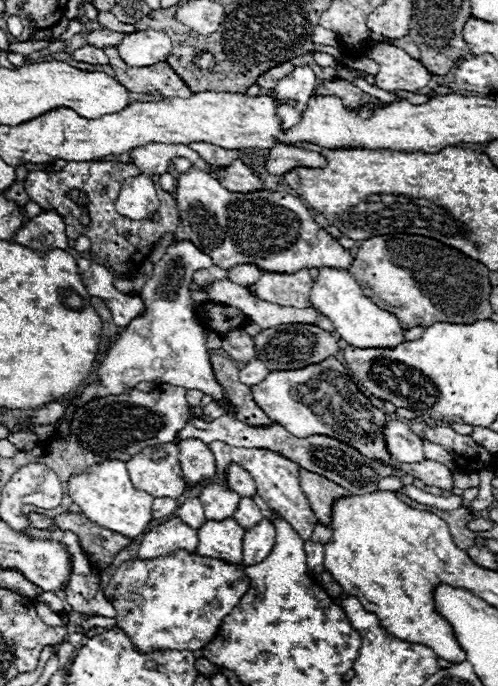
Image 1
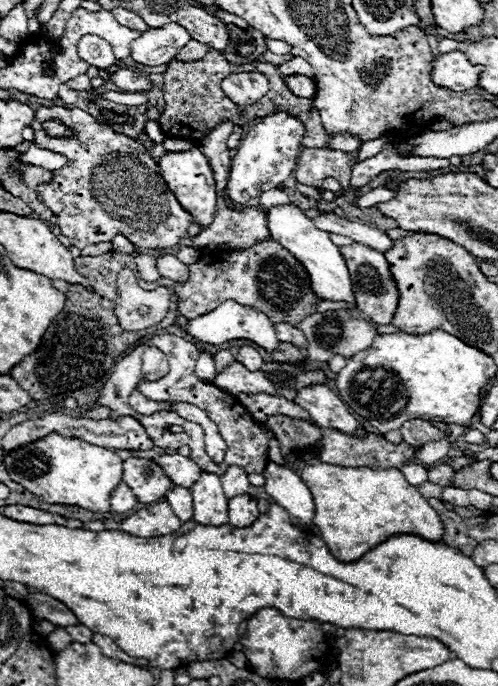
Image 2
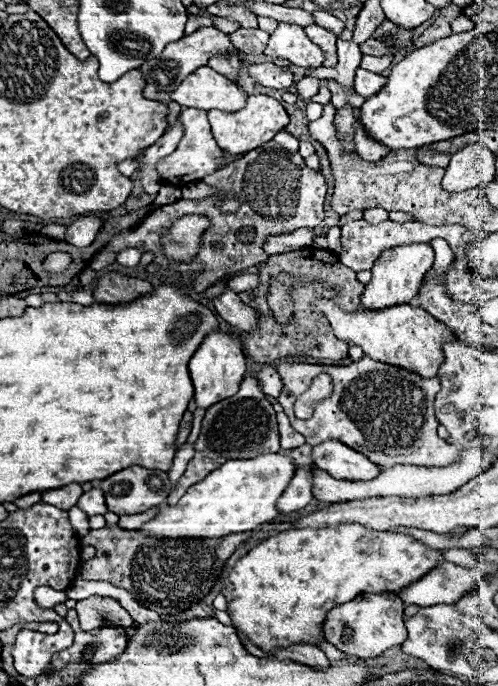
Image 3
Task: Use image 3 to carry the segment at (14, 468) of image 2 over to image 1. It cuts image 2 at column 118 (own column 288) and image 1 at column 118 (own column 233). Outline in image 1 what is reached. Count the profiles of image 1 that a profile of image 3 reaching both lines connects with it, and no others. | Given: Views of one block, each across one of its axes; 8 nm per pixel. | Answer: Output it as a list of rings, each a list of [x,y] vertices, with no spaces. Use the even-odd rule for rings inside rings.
[[[110,460],[88,468],[84,474],[70,480],[70,496],[82,508],[82,512],[96,524],[118,532],[126,538],[138,538],[146,532],[152,522],[152,502],[154,498],[142,490],[136,490],[130,482],[126,464],[120,460]]]

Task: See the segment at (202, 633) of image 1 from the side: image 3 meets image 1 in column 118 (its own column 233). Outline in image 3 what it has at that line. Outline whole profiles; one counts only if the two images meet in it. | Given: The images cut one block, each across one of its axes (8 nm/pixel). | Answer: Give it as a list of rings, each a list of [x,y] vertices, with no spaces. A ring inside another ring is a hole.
[[[344,524],[338,528],[322,530],[286,530],[264,540],[260,546],[242,556],[224,580],[222,594],[228,602],[228,616],[232,618],[232,626],[242,632],[254,646],[266,654],[274,654],[278,648],[288,648],[288,644],[322,642],[322,620],[326,618],[326,612],[334,608],[334,604],[354,600],[358,592],[400,592],[406,588],[406,584],[414,584],[414,580],[420,580],[426,572],[442,562],[446,562],[442,550],[428,548],[408,534],[396,534],[390,530],[380,532],[362,524]]]

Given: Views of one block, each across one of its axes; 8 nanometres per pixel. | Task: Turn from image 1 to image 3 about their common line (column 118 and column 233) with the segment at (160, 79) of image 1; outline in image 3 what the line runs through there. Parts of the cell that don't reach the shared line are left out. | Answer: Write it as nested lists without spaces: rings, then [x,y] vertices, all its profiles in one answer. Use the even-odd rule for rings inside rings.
[[[220,56],[220,58],[212,58],[212,60],[208,62],[208,66],[214,68],[216,72],[220,72],[222,76],[226,76],[228,80],[238,82],[238,72],[240,72],[242,62],[240,62],[236,56],[232,56],[232,58],[224,58],[224,56]]]

